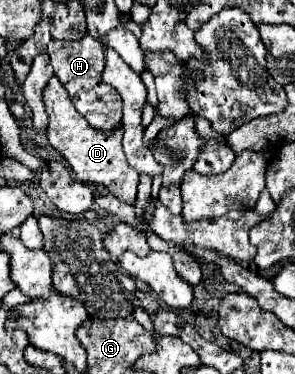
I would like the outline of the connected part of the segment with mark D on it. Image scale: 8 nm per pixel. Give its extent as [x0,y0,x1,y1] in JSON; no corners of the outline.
[44,76,138,202]

